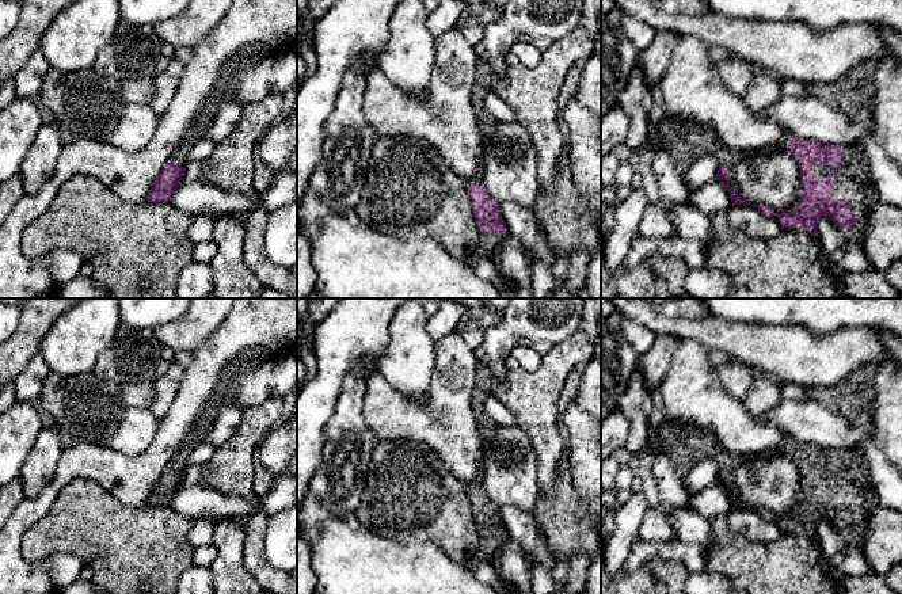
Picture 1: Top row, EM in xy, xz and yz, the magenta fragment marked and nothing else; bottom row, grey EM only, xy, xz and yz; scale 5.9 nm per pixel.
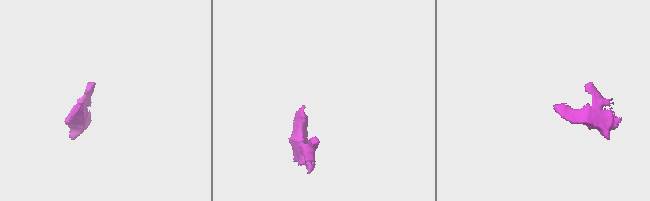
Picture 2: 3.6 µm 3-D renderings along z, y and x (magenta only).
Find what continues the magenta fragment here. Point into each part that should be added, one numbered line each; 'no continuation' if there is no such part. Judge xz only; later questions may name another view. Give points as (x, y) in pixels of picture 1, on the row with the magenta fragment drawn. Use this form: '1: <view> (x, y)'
1: xz (476, 179)
2: xz (488, 243)

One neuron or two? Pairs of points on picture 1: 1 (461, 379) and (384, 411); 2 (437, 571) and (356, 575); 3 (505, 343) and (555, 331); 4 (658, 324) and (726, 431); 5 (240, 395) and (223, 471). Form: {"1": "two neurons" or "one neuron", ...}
{"1": "one neuron", "2": "one neuron", "3": "one neuron", "4": "two neurons", "5": "two neurons"}

